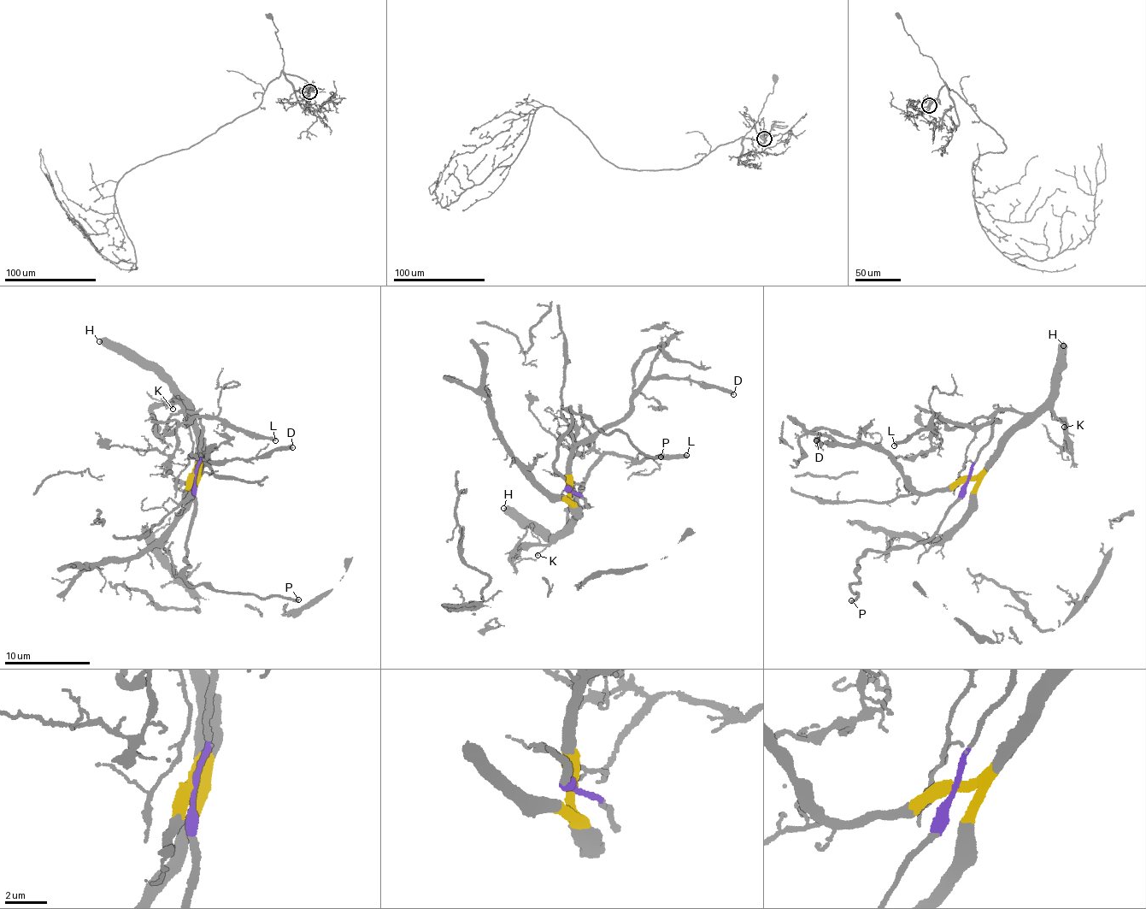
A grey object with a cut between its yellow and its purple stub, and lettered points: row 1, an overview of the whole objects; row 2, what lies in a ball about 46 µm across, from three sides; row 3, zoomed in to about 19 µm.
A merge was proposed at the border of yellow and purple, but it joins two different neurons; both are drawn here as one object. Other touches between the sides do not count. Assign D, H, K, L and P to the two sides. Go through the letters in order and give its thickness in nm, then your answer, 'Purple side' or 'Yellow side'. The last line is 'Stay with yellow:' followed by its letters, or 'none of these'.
D: Thickness 320 nm. Yellow side
H: Thickness 480 nm. Yellow side
K: Thickness 140 nm. Yellow side
L: Thickness 280 nm. Purple side
P: Thickness 240 nm. Purple side
Stay with yellow: D, H, K

